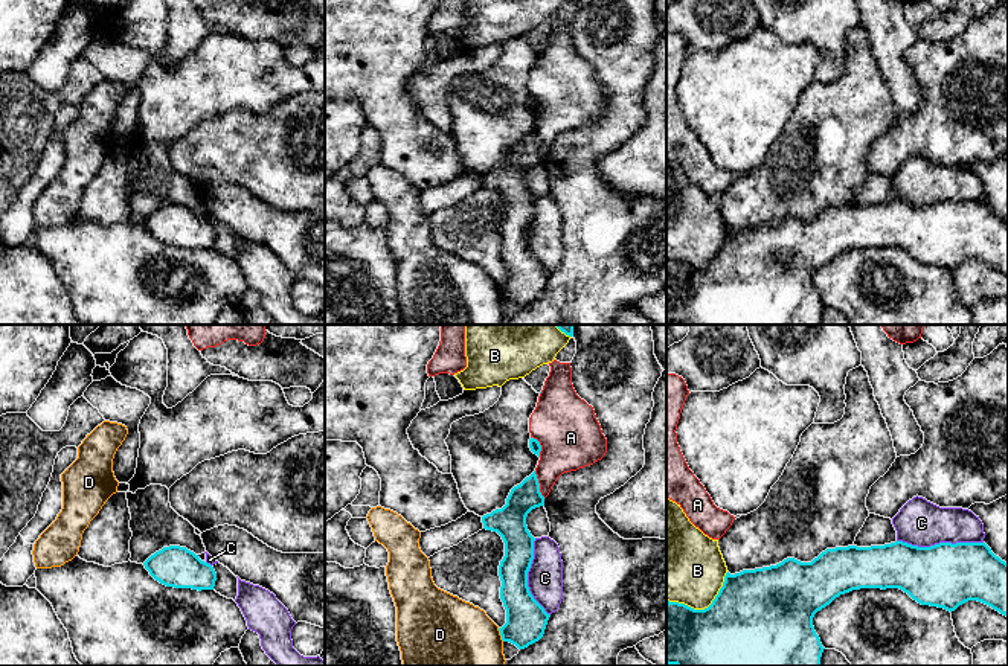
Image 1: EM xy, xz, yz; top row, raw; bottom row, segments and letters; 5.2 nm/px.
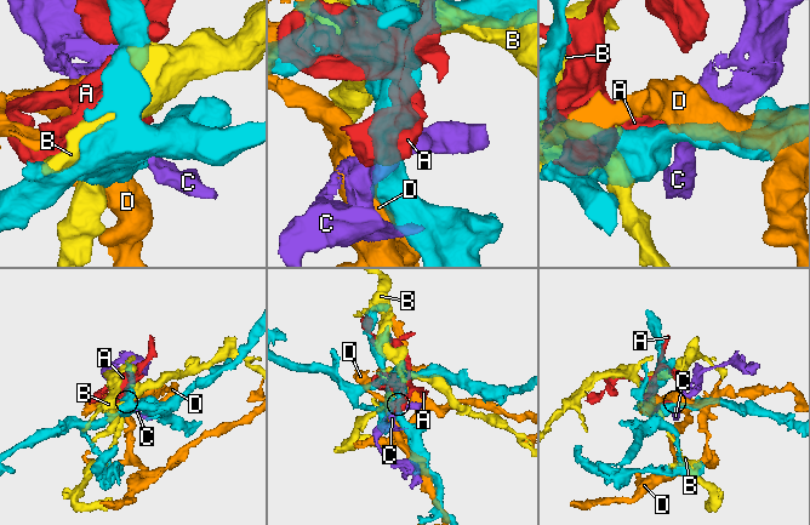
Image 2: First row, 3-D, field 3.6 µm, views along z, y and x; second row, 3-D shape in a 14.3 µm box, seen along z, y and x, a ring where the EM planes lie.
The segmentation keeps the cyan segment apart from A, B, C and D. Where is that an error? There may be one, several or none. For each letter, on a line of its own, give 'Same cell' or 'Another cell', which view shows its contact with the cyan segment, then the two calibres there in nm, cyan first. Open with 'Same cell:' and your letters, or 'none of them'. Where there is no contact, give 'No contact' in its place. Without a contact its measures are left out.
Same cell: none of them
A: Another cell. Touches cyan in xz. Thickness 170 nm (cyan) against 260 nm
B: Another cell. Touches cyan in yz. Thickness 500 nm (cyan) against 400 nm
C: Another cell. Touches cyan in yz. Thickness 340 nm (cyan) against 240 nm
D: Another cell. Touches cyan in xz. Thickness 220 nm (cyan) against 500 nm

